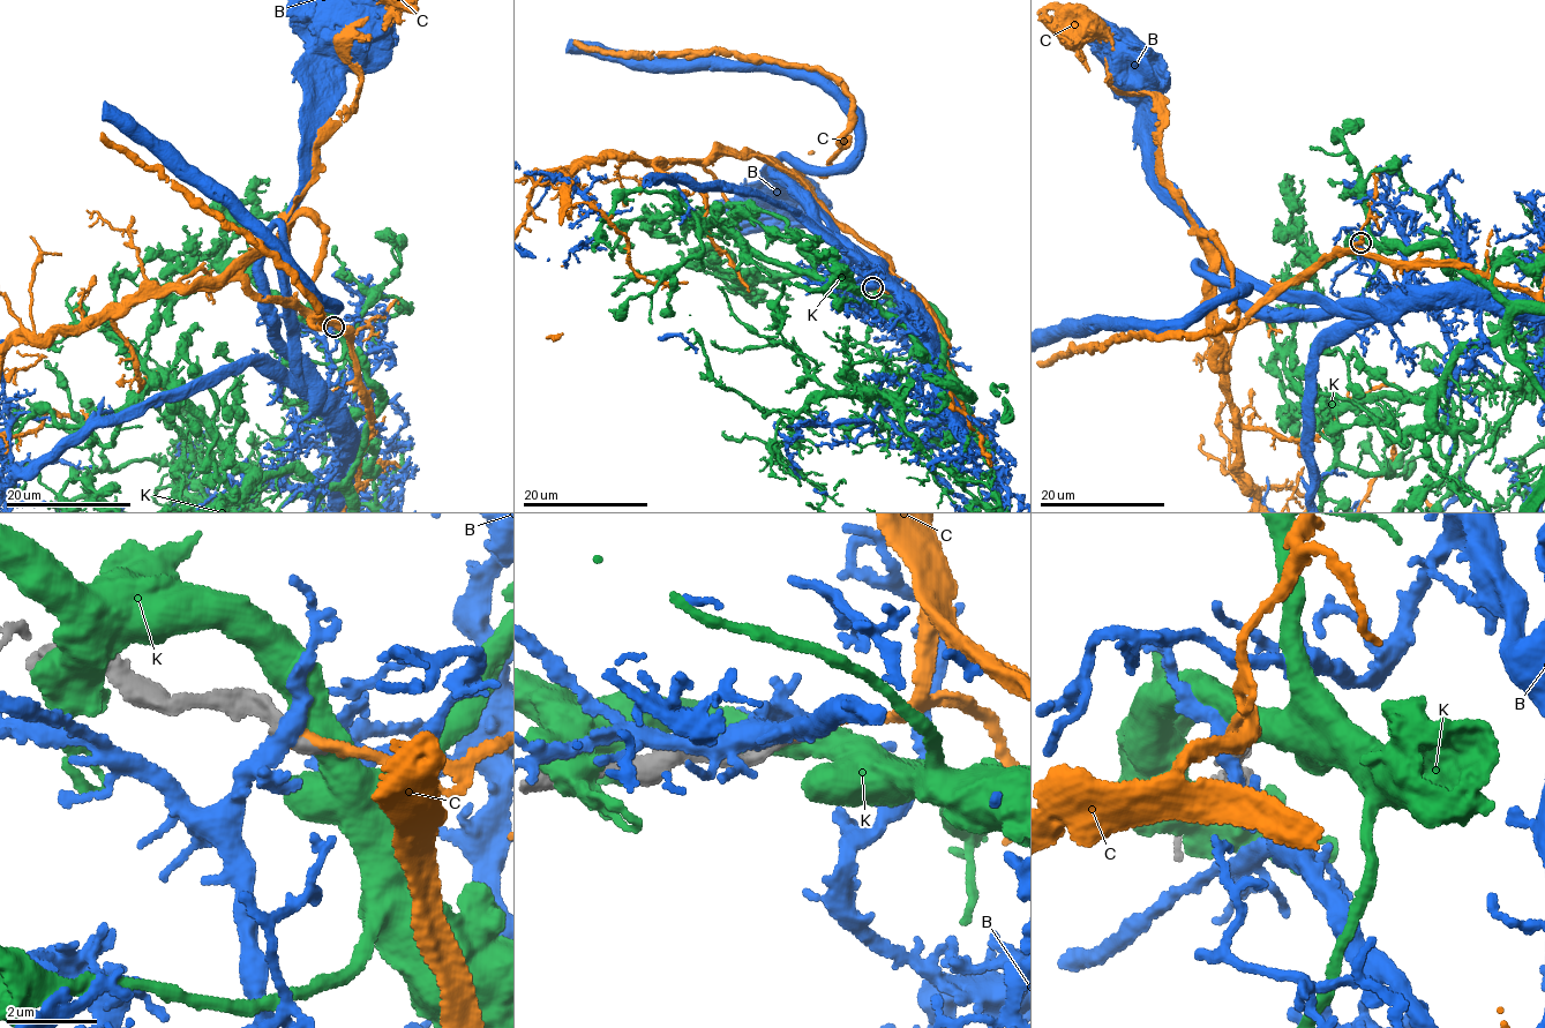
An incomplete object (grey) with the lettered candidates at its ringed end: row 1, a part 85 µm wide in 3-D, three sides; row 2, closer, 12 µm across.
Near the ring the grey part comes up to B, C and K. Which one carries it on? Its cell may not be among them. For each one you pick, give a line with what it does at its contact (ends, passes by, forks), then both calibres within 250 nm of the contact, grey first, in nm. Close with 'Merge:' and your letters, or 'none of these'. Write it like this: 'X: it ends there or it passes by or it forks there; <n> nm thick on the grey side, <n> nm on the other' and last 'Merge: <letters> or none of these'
C: it ends there; 480 nm thick on the grey side, 280 nm on the other
Merge: C

